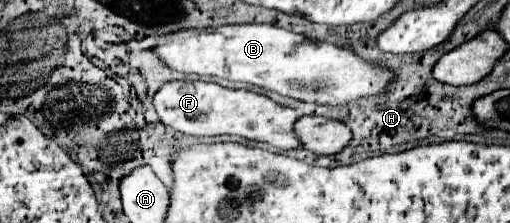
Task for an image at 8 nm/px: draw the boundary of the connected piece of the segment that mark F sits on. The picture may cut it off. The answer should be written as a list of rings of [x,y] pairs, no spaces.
[[[168,82],[154,96],[154,108],[160,120],[190,136],[216,136],[236,134],[254,142],[268,142],[280,150],[300,148],[300,140],[294,134],[294,124],[300,118],[296,110],[284,108],[264,94],[248,90],[230,90],[212,82]]]

